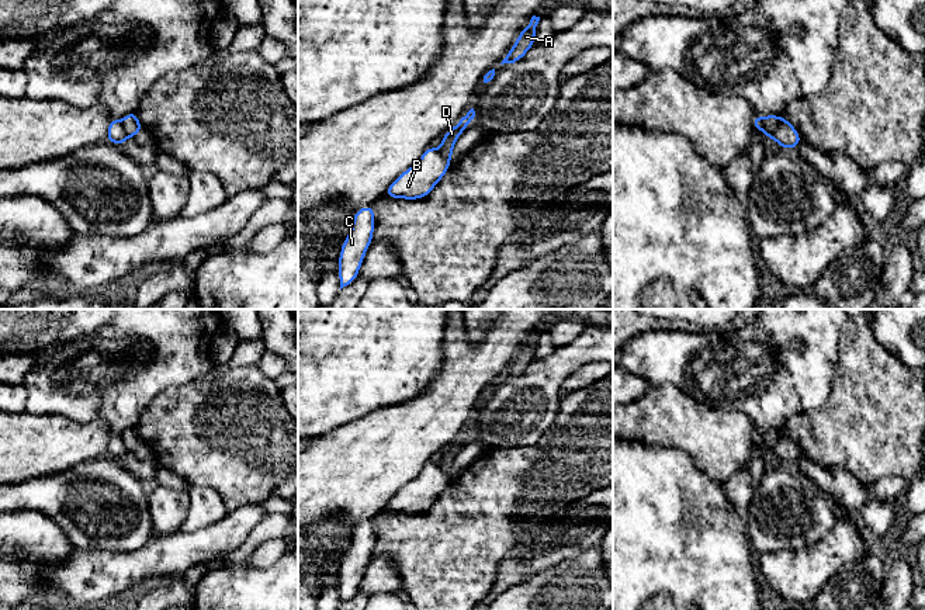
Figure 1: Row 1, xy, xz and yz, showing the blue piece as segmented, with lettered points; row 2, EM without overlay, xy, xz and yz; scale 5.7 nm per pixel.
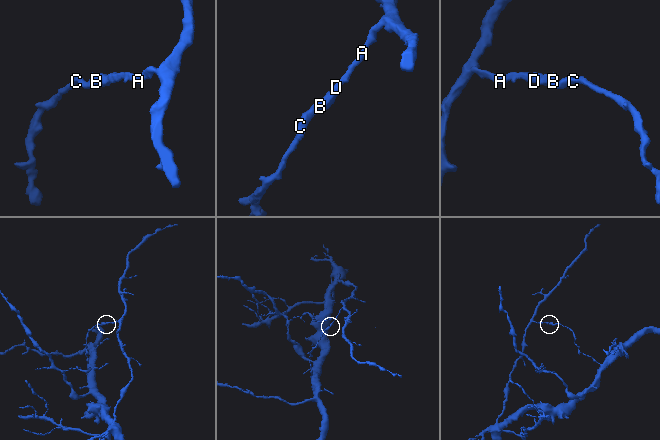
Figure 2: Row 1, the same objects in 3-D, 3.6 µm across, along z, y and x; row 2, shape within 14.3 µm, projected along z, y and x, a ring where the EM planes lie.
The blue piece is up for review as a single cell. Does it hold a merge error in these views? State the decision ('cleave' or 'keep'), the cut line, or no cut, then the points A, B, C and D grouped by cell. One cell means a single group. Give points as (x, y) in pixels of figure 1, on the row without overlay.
cleave; cut yz (780, 432), (776, 442), (766, 451); groups A D / B C

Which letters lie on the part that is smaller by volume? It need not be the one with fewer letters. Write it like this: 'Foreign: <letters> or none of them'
Foreign: A, D

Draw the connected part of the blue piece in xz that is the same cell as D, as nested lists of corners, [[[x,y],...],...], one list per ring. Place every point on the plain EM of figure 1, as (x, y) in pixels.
[[[471,423],[464,431],[460,433],[458,439],[454,440],[450,446],[447,446],[441,454],[441,461],[439,462],[439,467],[443,472],[450,474],[454,469],[454,458],[460,453],[460,450],[464,447],[464,444],[472,437],[475,431],[474,423]]]

